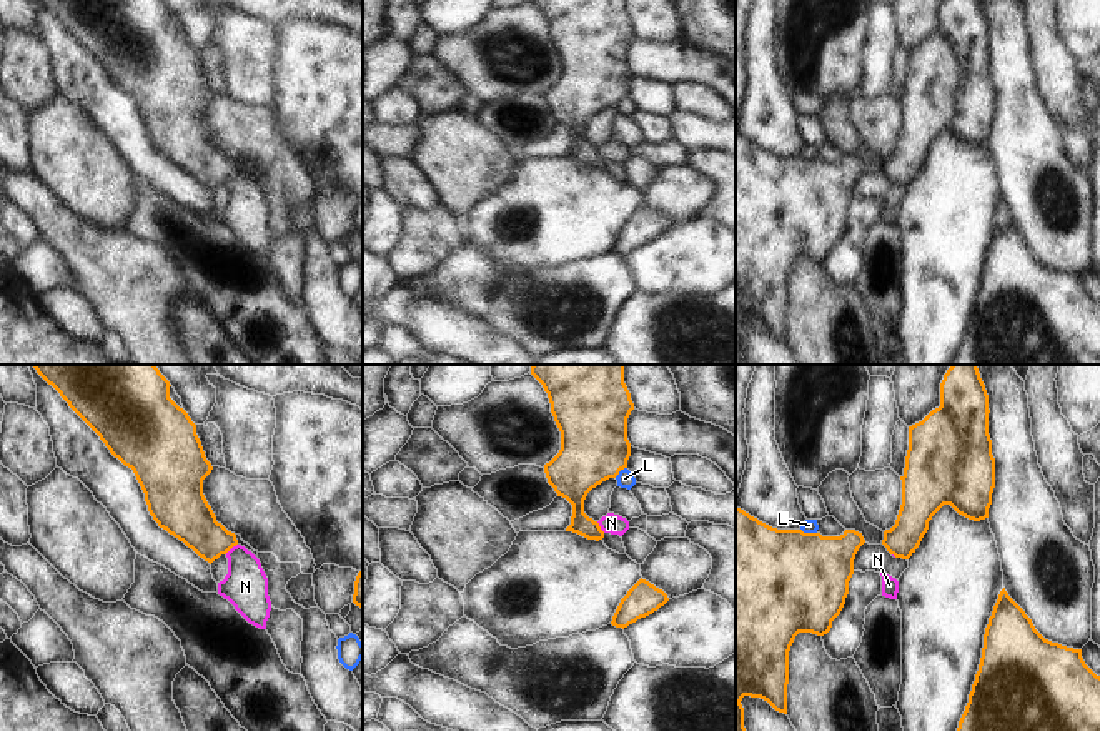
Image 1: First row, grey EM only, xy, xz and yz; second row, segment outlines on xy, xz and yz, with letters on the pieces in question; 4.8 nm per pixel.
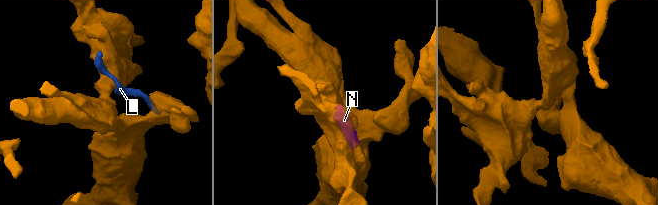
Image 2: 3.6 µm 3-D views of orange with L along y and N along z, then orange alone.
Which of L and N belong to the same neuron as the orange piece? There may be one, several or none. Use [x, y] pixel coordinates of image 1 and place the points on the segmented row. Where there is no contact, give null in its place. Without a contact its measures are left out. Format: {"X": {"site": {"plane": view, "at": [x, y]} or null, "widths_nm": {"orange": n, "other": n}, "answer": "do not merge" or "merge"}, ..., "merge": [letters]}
{"L": {"site": {"plane": "yz", "at": [809, 533]}, "widths_nm": {"orange": 500, "other": 60}, "answer": "do not merge"}, "N": {"site": {"plane": "xy", "at": [230, 548]}, "widths_nm": {"orange": 220, "other": 220}, "answer": "merge"}, "merge": ["N"]}

